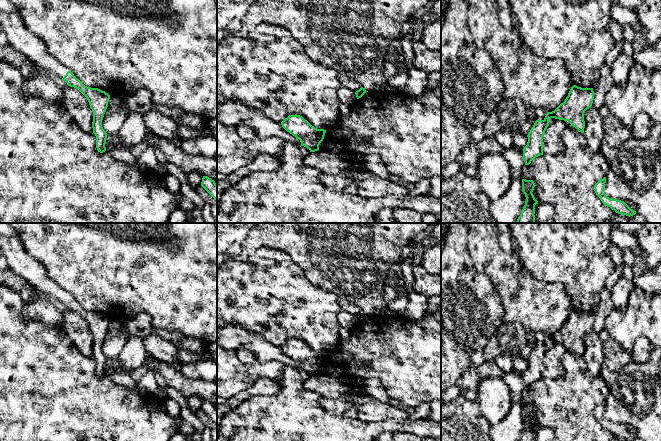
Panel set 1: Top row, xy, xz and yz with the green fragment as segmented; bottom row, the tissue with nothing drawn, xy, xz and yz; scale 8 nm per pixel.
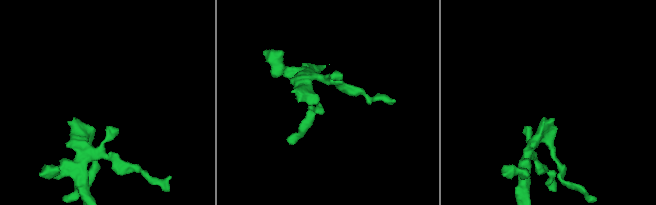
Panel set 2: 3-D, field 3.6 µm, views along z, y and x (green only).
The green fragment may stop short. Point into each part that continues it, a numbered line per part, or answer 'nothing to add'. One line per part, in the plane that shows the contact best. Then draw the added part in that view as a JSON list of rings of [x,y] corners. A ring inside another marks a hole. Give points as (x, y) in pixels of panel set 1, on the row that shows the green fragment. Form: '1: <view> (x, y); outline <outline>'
1: xy (25, 42); outline [[[0,0],[0,26],[6,33],[9,43],[36,66],[60,78],[69,71],[49,53],[39,37],[25,28],[18,10],[9,0]]]

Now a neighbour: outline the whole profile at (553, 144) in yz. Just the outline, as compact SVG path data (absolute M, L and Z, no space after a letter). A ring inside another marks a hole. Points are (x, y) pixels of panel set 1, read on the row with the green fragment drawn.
M557 119L547 127L543 137L543 155L557 155L565 150L562 132L568 124L568 121Z

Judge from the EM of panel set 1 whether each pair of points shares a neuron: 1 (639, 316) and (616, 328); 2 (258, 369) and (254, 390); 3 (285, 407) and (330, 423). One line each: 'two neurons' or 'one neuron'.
1: one neuron
2: two neurons
3: one neuron

